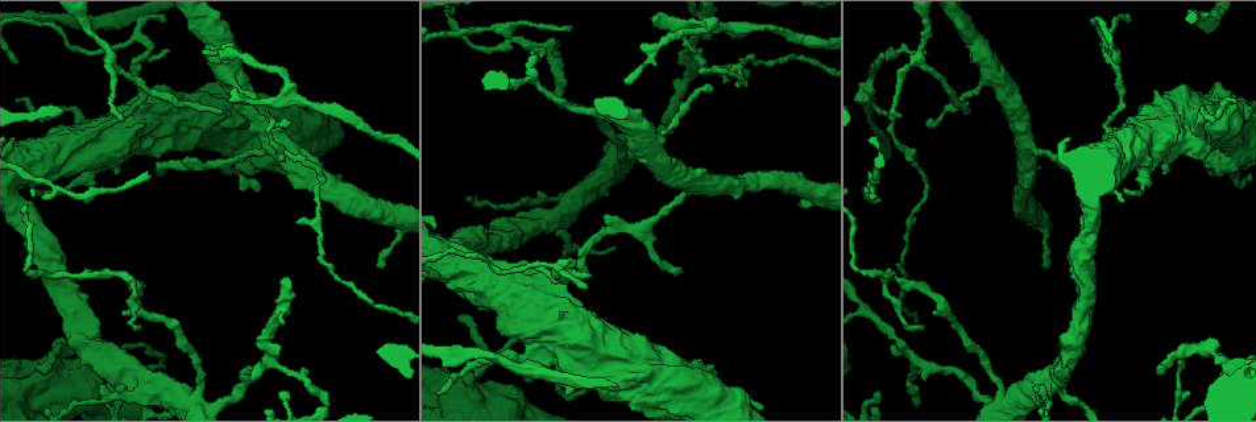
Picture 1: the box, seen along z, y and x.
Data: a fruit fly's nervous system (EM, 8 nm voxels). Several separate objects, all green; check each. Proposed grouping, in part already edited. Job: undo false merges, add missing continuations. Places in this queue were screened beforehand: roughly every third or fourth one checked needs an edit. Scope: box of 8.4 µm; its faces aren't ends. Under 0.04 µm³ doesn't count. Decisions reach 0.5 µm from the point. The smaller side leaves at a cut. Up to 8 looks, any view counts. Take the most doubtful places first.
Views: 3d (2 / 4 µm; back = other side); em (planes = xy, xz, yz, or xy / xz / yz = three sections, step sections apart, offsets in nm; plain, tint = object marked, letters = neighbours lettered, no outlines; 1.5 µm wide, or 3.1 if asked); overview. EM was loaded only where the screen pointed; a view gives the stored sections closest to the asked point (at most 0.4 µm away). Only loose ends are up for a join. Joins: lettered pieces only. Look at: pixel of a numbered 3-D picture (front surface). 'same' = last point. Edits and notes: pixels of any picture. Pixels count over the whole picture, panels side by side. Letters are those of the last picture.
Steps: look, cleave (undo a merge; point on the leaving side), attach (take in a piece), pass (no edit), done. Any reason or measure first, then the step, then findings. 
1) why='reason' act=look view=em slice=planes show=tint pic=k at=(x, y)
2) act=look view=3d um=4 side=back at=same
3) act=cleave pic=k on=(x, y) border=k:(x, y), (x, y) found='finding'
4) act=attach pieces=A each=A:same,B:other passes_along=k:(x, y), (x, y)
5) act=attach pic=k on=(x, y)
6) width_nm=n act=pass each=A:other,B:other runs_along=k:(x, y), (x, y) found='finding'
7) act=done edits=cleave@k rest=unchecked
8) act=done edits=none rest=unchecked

why='thin end' act=look view=3d um=4 pic=1 at=(586, 270)

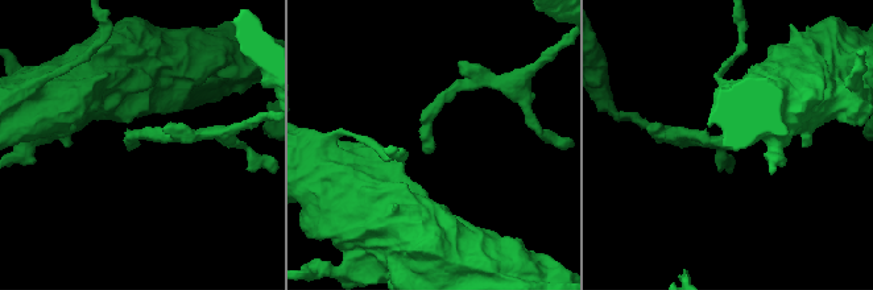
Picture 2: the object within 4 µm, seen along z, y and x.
act=look view=em slice=planes show=plain pic=2 at=(139, 143)

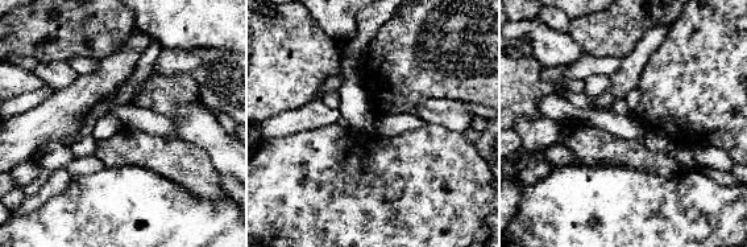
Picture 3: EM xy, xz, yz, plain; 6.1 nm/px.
why='see the neighbours' act=look view=em slice=planes show=letters at=same

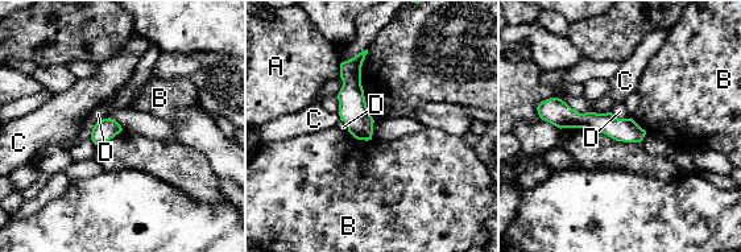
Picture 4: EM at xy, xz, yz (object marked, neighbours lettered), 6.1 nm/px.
act=pass each=A:other,B:other,C:other,D:other border=4:(108, 116), (94, 126), (90, 137) found='no lettered piece goes on from it'

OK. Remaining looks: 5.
why='tapers out' act=look view=3d um=4 pic=1 at=(624, 82)

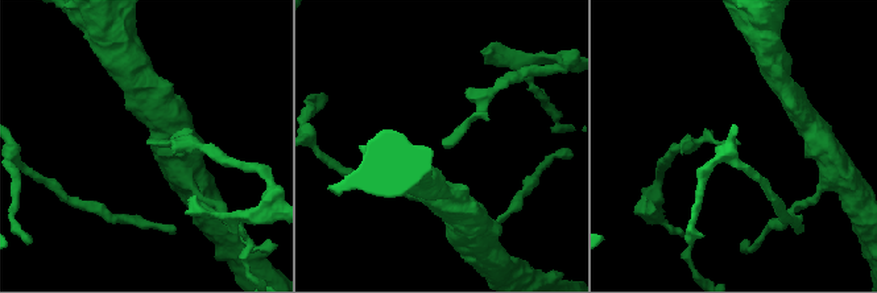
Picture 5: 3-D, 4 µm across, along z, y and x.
act=look view=em slice=yz step=8 show=tint pic=5 at=(442, 143)

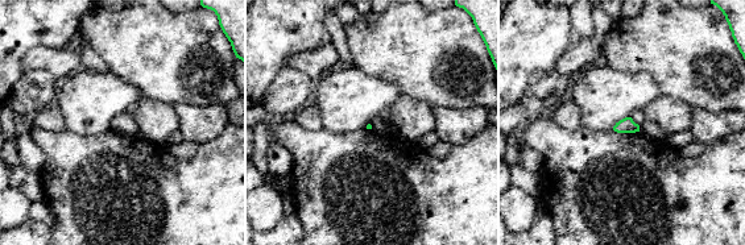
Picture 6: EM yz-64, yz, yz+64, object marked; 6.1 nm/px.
act=look view=em slice=planes show=letters at=same

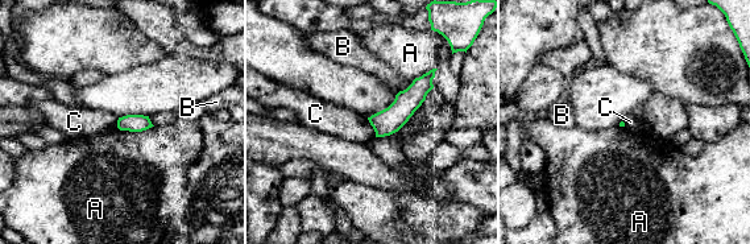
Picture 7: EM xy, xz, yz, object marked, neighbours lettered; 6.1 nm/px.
act=pass each=A:other,B:other,C:other runs_along=7:(431, 74), (378, 133) found='no lettered piece goes on from it'

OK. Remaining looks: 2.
act=done edits=none rest=unchecked

